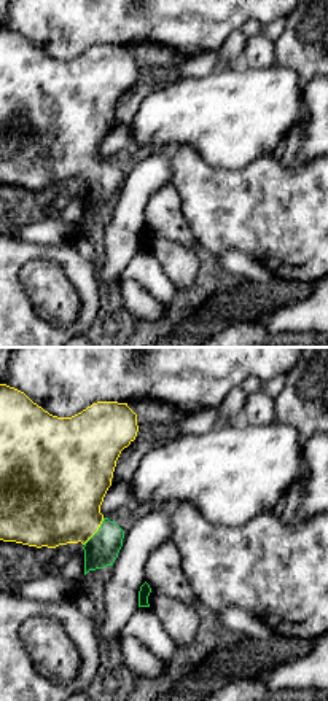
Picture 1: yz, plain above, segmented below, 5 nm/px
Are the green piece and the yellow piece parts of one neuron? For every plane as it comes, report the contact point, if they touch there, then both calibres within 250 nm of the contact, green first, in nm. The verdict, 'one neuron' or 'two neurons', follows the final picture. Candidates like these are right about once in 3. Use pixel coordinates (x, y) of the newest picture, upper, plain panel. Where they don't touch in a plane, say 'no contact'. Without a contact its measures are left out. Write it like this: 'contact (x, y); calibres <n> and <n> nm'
contact (97, 174); calibres 170 and 420 nm

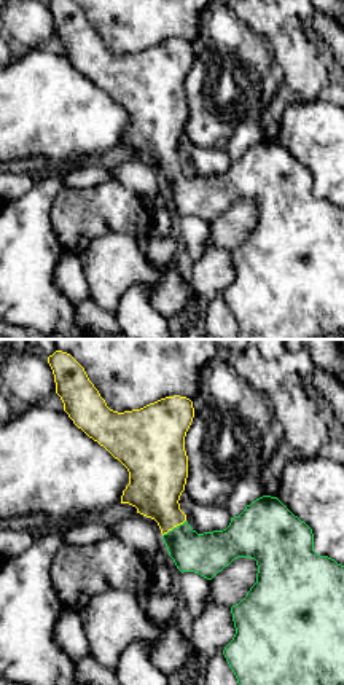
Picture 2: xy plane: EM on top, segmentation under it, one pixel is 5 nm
contact (174, 171); calibres 220 and 280 nm

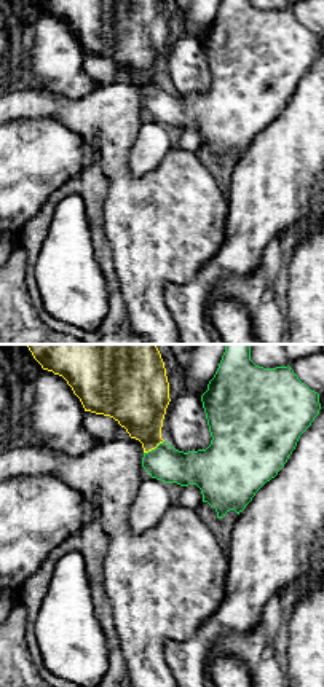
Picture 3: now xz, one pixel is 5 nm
contact (155, 91); calibres 180 and 280 nm

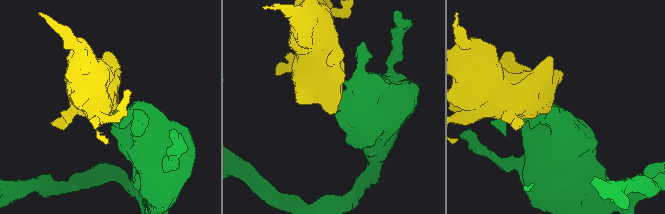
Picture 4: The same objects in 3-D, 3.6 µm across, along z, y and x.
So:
one neuron

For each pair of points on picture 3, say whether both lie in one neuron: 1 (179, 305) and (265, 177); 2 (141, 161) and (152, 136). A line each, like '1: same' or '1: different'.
1: same
2: same

